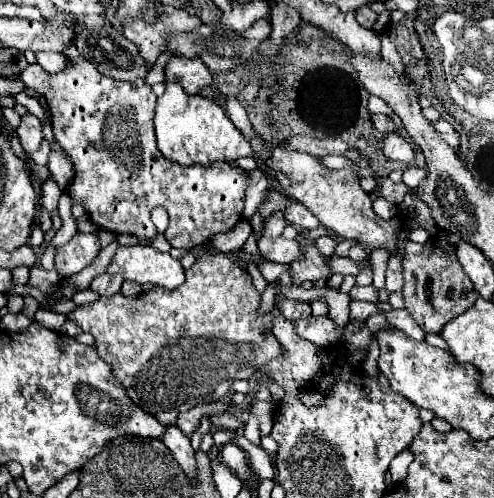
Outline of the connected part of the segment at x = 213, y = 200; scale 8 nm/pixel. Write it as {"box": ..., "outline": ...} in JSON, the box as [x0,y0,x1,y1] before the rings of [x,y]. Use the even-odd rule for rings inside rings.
{"box":[20,46,248,250],"outline":[[[74,46],[64,50],[64,54],[74,60],[70,68],[58,74],[48,74],[46,70],[42,70],[40,64],[30,64],[26,70],[20,72],[20,80],[28,88],[42,92],[46,96],[52,114],[54,138],[62,146],[62,150],[74,160],[76,174],[72,184],[68,186],[68,196],[84,204],[92,222],[116,234],[132,234],[150,240],[158,234],[156,226],[150,220],[150,212],[156,206],[164,206],[170,214],[170,226],[166,228],[164,236],[174,248],[184,248],[184,250],[190,250],[206,242],[218,232],[230,232],[242,218],[248,172],[238,170],[226,162],[216,162],[210,166],[198,164],[184,168],[180,164],[164,160],[164,156],[156,146],[154,122],[152,122],[156,108],[156,94],[152,92],[152,88],[146,86],[144,80],[118,82],[98,74],[94,64],[84,60]]]}

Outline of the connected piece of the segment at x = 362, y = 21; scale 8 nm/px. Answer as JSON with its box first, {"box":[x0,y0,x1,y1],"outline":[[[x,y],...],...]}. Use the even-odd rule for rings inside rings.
{"box":[356,6,377,30],"outline":[[[362,6],[356,10],[356,19],[362,27],[373,30],[372,27],[375,19],[377,19],[377,14],[368,6]]]}

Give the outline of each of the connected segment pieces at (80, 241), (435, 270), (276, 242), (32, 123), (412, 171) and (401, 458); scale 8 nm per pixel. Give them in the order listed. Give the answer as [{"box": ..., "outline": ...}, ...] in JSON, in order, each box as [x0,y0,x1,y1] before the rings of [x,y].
[{"box":[56,234,100,278],"outline":[[[76,234],[68,244],[56,250],[56,270],[62,278],[78,274],[82,268],[92,264],[100,252],[98,234]]]},{"box":[402,236,478,334],"outline":[[[434,236],[424,244],[406,242],[402,252],[402,266],[406,280],[402,290],[406,310],[426,334],[440,334],[446,322],[472,308],[478,298],[470,278],[462,272],[462,266],[456,258],[456,246],[442,238]]]},{"box":[258,236,304,266],"outline":[[[262,236],[258,240],[258,248],[264,256],[264,260],[280,262],[284,266],[290,266],[296,260],[304,260],[304,250],[296,240],[286,240],[282,236],[278,238],[266,238]]]},{"box":[16,114,44,154],"outline":[[[28,114],[28,116],[22,116],[22,124],[18,126],[16,130],[18,138],[20,138],[20,144],[24,148],[26,154],[32,154],[34,150],[40,148],[42,140],[44,140],[44,134],[42,134],[42,124],[36,116]]]},{"box":[402,168,426,188],"outline":[[[406,168],[404,174],[402,174],[402,182],[404,182],[408,188],[416,188],[424,176],[426,176],[424,170],[418,170],[418,168]]]},{"box":[390,450,414,482],"outline":[[[404,450],[390,462],[390,474],[392,474],[394,482],[402,482],[404,480],[406,470],[412,464],[412,460],[414,460],[414,454],[410,450]]]}]

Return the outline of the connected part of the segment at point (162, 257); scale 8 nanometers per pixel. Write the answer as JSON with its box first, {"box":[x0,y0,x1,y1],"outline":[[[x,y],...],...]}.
{"box":[108,244,186,288],"outline":[[[146,244],[120,246],[108,272],[122,274],[124,280],[134,280],[138,284],[150,282],[164,288],[176,288],[186,280],[180,260]]]}

